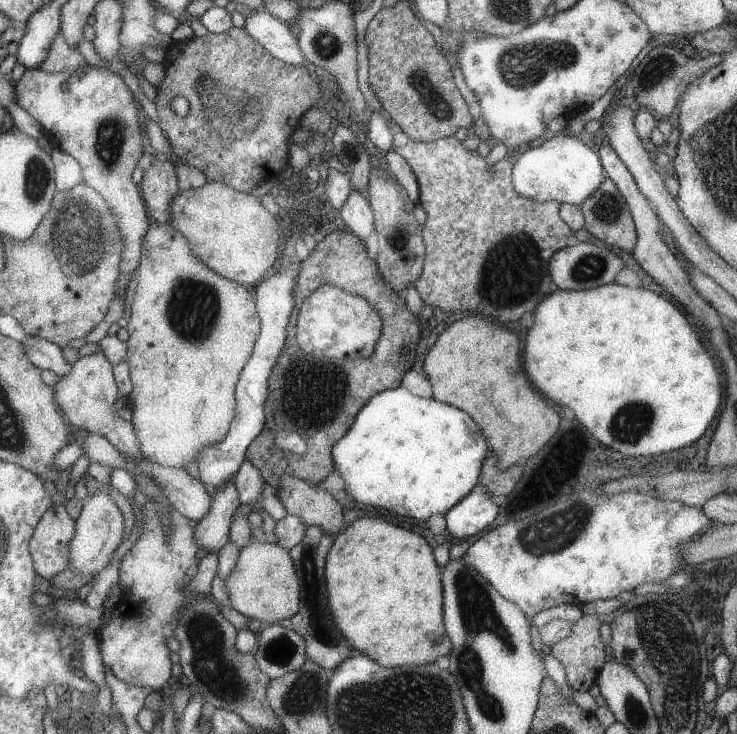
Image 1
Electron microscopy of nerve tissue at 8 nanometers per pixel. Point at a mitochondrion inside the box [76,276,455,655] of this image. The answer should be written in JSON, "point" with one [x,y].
{"point":[324,634]}

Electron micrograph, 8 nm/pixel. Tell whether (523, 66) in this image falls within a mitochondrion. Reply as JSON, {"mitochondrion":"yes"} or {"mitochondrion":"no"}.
{"mitochondrion":"yes"}

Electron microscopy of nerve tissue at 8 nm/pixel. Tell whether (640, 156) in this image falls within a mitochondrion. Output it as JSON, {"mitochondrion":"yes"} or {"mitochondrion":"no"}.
{"mitochondrion":"no"}

